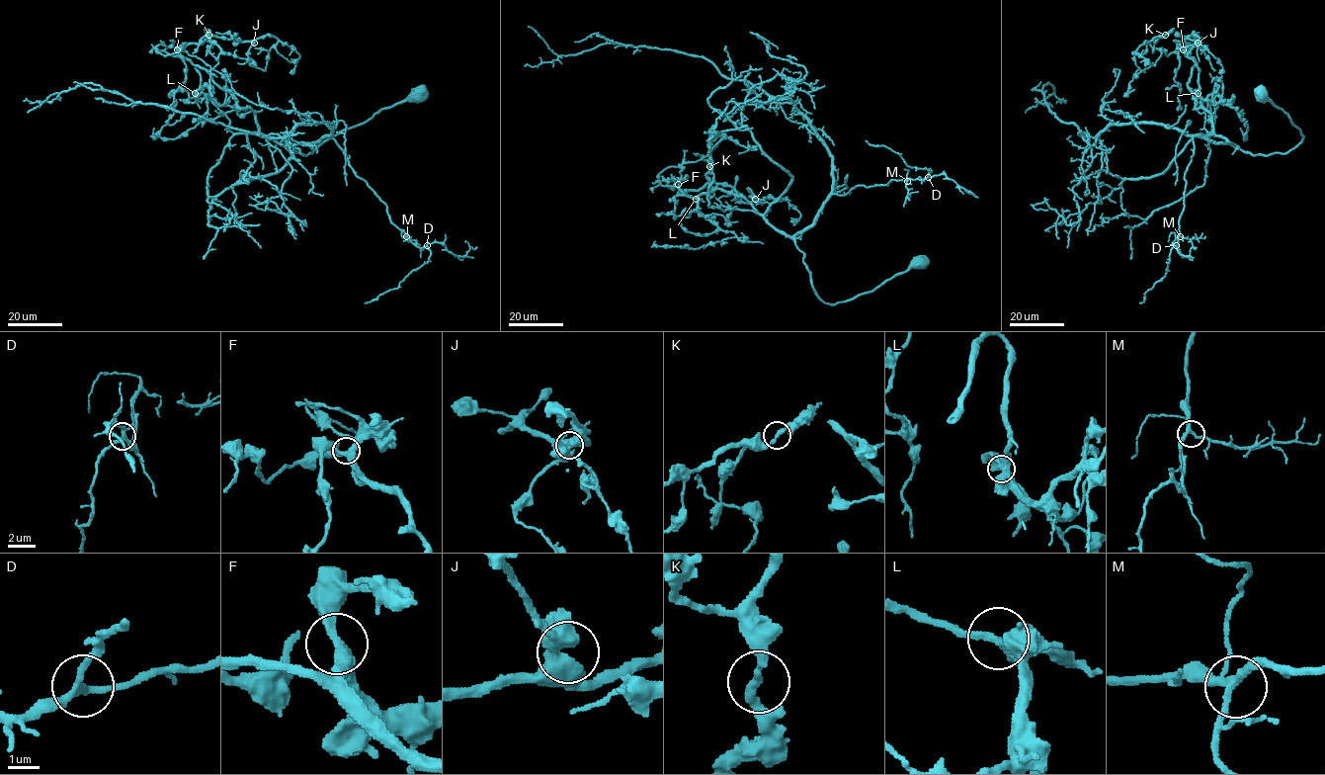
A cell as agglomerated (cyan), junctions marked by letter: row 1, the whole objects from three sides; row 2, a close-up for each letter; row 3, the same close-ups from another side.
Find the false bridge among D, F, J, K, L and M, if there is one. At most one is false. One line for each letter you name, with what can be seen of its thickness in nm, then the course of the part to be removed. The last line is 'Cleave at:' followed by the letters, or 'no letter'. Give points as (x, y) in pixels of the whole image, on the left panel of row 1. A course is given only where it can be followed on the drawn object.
Cleave at: no letter

